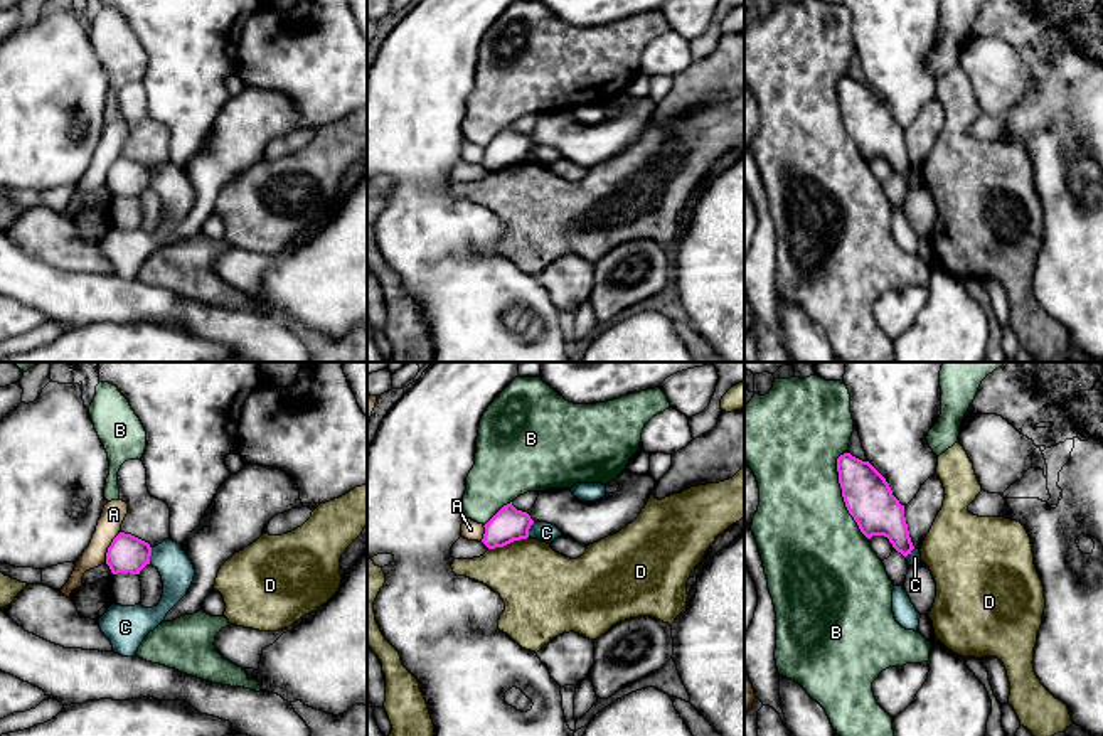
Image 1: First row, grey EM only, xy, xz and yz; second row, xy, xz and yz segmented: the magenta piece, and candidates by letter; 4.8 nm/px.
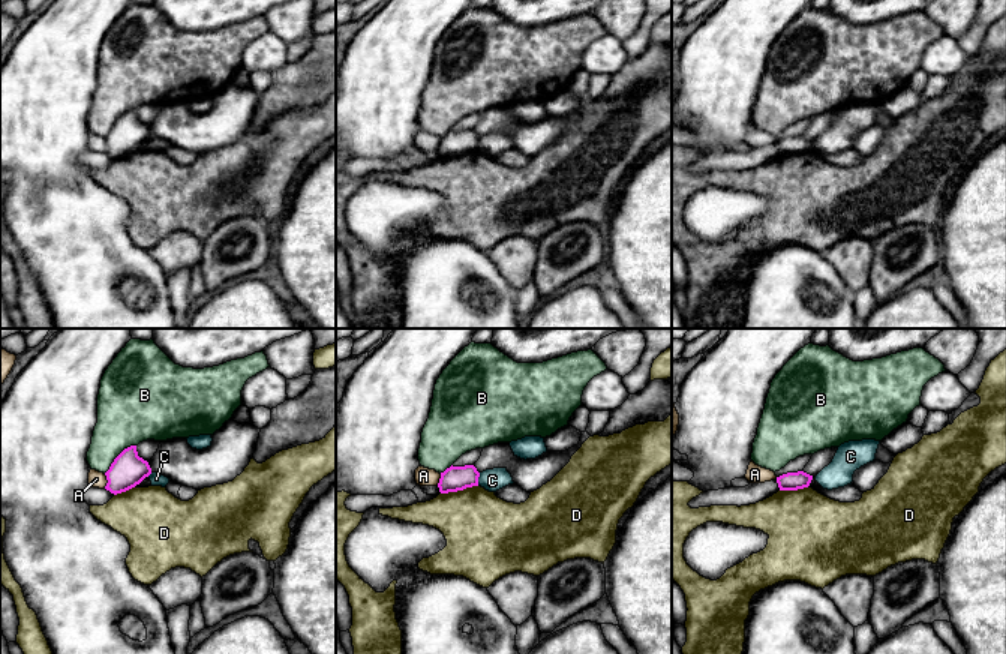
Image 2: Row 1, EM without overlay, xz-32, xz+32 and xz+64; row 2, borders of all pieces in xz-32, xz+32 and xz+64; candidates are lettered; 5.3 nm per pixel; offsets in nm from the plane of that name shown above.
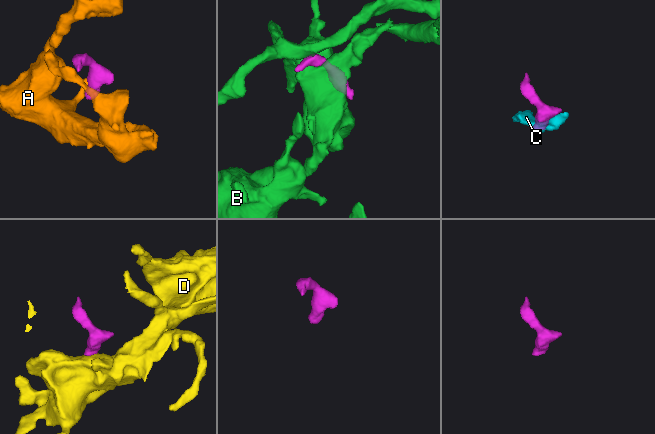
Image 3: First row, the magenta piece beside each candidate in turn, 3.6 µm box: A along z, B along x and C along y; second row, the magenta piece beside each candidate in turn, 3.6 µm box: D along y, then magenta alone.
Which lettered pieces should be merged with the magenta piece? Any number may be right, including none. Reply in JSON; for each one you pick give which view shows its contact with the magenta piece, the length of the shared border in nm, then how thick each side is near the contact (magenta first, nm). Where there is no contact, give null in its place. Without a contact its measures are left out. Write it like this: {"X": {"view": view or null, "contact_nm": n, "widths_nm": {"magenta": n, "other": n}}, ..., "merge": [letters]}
{"merge": []}

